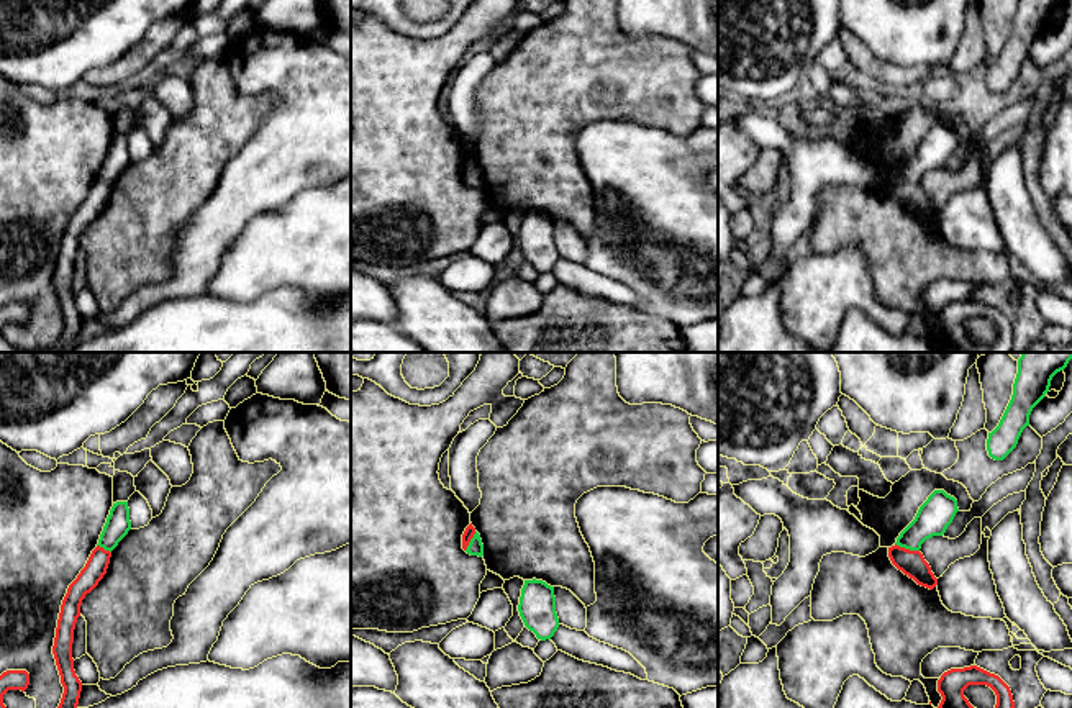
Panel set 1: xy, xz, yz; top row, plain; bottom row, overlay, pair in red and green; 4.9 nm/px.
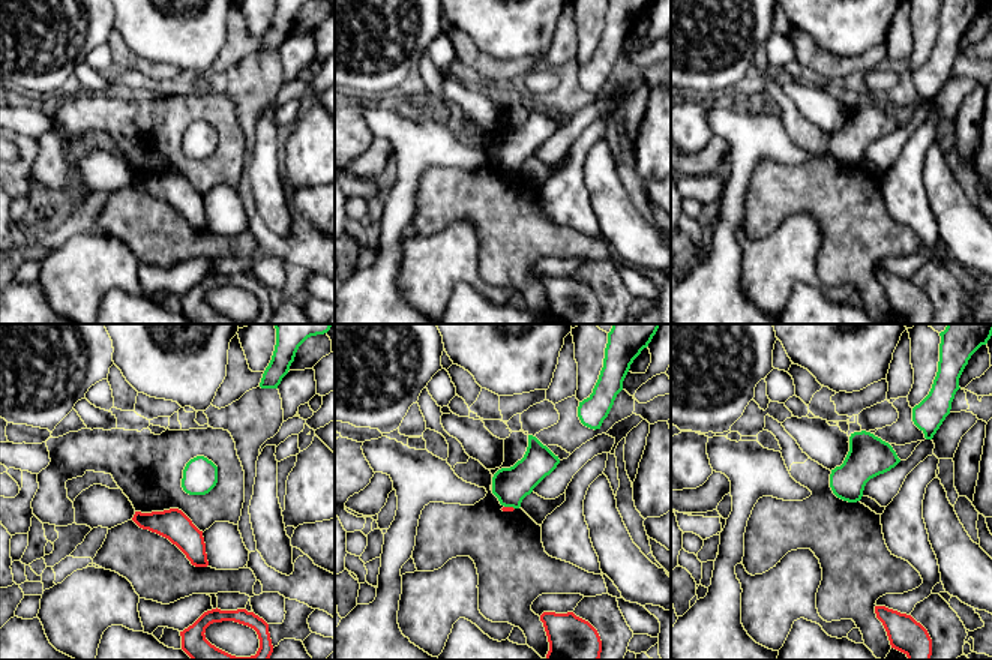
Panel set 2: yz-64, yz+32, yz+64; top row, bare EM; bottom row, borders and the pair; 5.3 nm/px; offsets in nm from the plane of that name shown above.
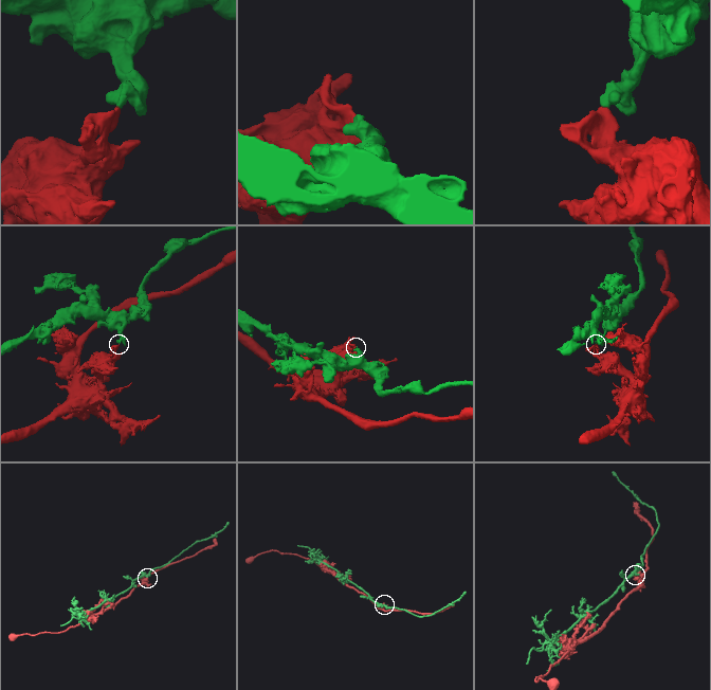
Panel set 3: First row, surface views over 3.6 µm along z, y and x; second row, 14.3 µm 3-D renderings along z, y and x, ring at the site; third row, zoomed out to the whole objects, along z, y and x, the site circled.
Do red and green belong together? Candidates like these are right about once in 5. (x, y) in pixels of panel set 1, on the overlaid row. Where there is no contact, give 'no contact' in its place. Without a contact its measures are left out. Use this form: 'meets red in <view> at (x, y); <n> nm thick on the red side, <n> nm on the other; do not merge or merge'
meets red in yz at (907, 549); 130 nm thick on the red side, 170 nm on the other; do not merge

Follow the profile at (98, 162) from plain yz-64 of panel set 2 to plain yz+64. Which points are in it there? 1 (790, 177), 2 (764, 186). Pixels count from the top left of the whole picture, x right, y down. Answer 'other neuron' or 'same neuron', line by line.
1: other neuron
2: other neuron

